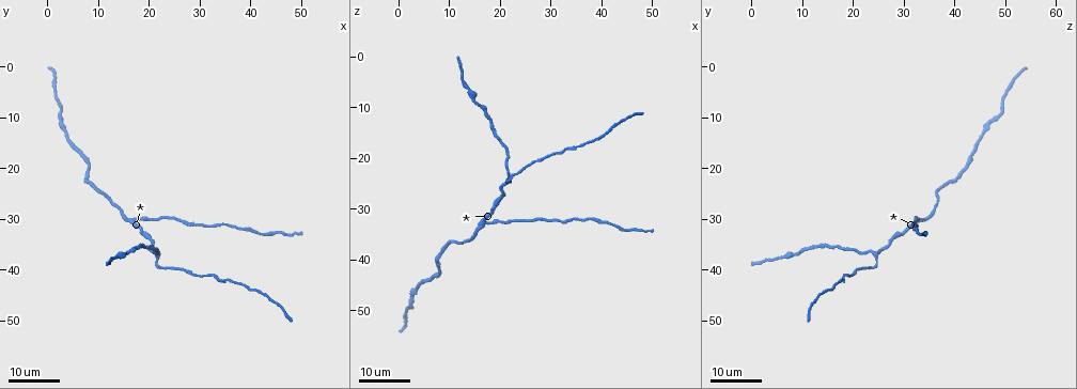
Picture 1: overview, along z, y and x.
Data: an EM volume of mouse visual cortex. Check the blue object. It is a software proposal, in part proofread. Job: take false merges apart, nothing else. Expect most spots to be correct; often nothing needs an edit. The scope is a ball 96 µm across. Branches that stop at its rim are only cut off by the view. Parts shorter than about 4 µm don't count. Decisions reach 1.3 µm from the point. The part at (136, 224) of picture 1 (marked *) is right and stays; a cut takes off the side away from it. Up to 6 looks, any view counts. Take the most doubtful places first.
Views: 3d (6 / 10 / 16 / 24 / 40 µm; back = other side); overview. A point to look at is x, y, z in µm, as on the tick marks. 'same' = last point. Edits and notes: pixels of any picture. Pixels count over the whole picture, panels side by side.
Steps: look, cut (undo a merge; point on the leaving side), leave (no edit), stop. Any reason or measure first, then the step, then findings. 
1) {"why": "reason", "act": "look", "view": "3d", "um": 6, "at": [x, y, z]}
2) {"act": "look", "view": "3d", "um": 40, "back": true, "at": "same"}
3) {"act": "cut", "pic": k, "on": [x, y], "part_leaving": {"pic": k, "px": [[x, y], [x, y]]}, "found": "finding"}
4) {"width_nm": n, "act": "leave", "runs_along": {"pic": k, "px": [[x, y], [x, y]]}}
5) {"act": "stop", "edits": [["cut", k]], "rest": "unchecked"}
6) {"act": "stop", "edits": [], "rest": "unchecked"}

{"act": "look", "view": "3d", "um": 16, "at": [21.5, 37.5, 24.5]}

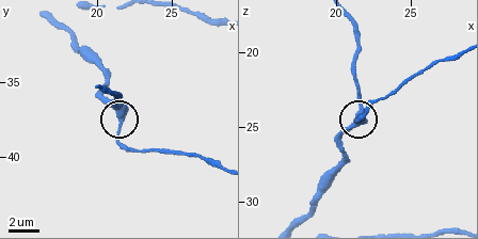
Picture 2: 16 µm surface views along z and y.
{"why": "zoom in", "act": "look", "view": "3d", "um": 10, "at": "same"}

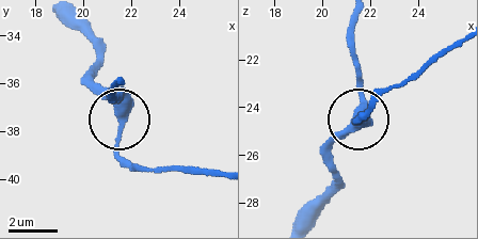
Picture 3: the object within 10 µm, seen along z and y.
{"why": "zoom in", "act": "look", "view": "3d", "um": 6, "at": "same"}

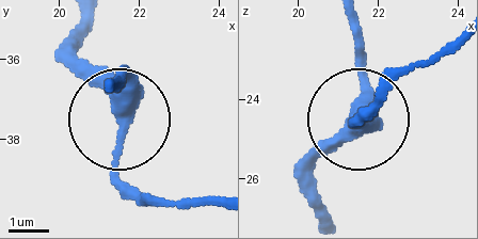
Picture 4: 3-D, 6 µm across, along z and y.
{"act": "leave", "runs_along": {"pic": 4, "px": [[78, 17], [82, 68], [115, 112], [120, 78]]}, "found": "all the same neuron"}

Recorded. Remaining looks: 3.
{"act": "look", "view": "3d", "um": 16, "at": [17.5, 30.0, 32.5]}

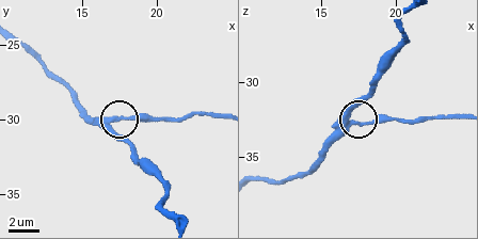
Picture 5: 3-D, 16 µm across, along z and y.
{"act": "look", "view": "3d", "um": 6, "at": [17.0, 29.8, 32.8]}

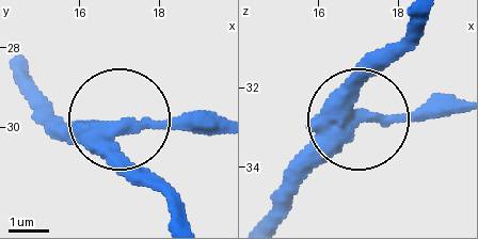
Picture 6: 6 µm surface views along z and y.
{"act": "cut", "pic": 6, "on": [163, 123], "part_leaving": {"pic": 6, "px": [[98, 130], [217, 120]]}, "found": "a second neuron is stuck on"}

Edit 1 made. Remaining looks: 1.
{"act": "stop", "edits": [["cut", 6]], "rest": "unchecked"}

